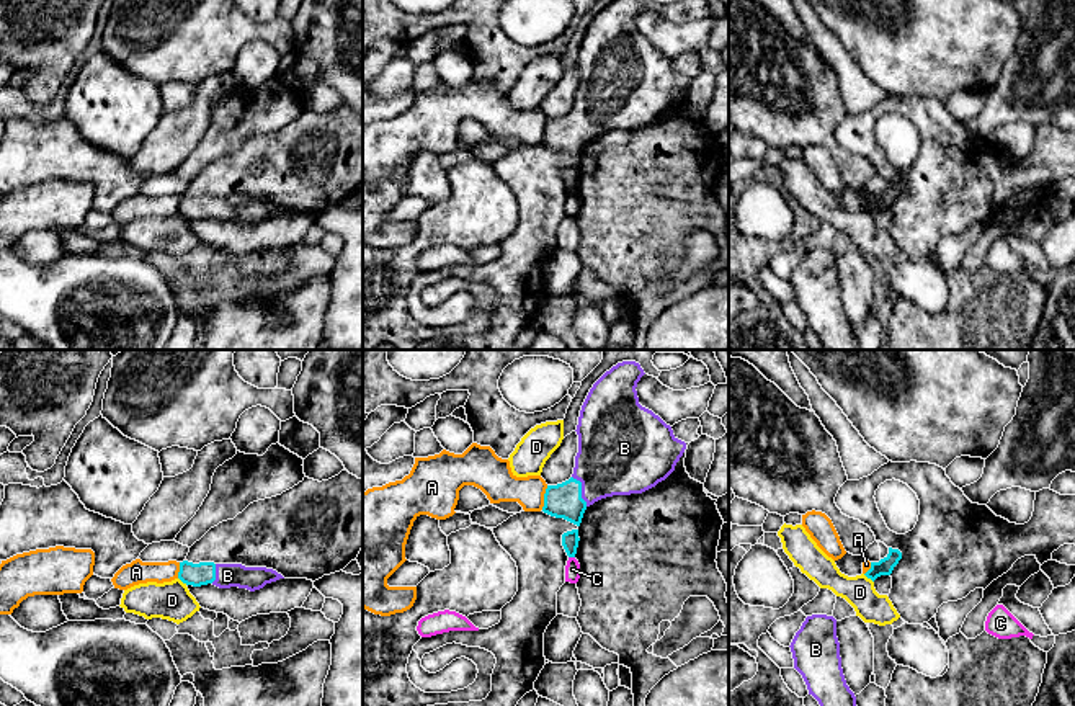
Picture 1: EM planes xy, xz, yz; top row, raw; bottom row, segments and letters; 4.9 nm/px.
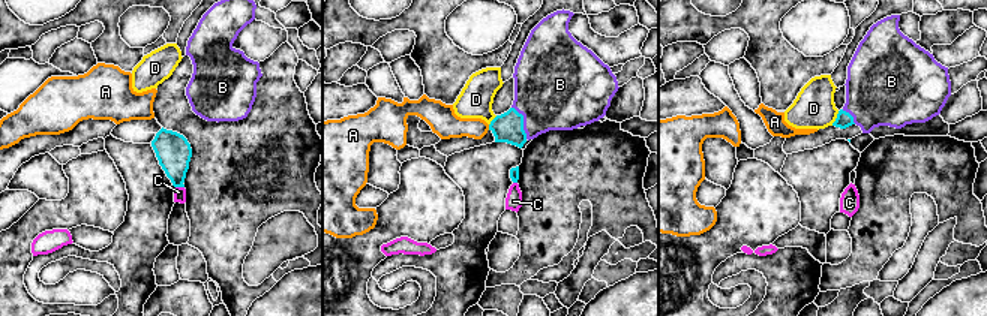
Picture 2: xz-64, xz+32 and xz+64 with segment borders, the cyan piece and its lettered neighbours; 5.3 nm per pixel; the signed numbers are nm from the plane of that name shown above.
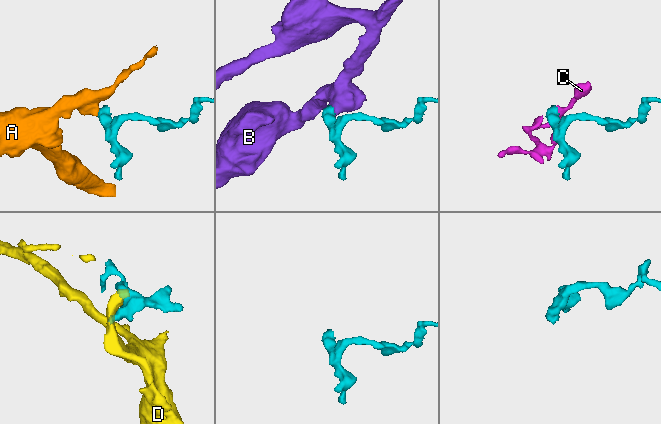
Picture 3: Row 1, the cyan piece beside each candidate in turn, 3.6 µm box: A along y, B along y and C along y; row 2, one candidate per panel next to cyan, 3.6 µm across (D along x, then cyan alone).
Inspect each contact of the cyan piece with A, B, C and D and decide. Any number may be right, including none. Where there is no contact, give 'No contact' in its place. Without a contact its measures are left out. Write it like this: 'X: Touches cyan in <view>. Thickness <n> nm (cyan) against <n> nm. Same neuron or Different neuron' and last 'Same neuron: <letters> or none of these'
A: Touches cyan in xz. Thickness 180 nm (cyan) against 170 nm. Different neuron
B: Touches cyan in xz. Thickness 180 nm (cyan) against 380 nm. Same neuron
C: Touches cyan in xz. Thickness 80 nm (cyan) against 80 nm. Different neuron
D: Touches cyan in yz. Thickness 80 nm (cyan) against 150 nm. Different neuron
Same neuron: B

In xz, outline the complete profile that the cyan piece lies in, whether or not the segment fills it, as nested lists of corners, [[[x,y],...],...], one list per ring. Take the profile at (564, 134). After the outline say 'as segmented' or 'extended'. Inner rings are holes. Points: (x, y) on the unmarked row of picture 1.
[[[613,0],[590,23],[578,51],[578,87],[569,114],[547,119],[542,145],[580,160],[585,144],[613,129],[642,127],[665,114],[686,83],[686,77],[673,69],[652,44],[642,41],[637,16],[644,10],[640,0]]]; extended

